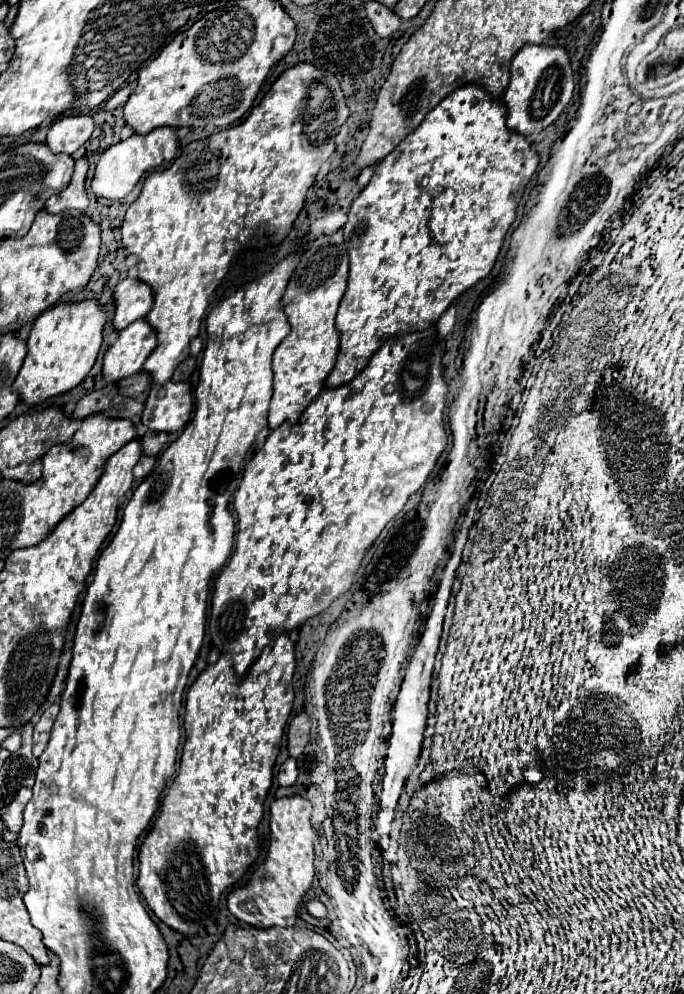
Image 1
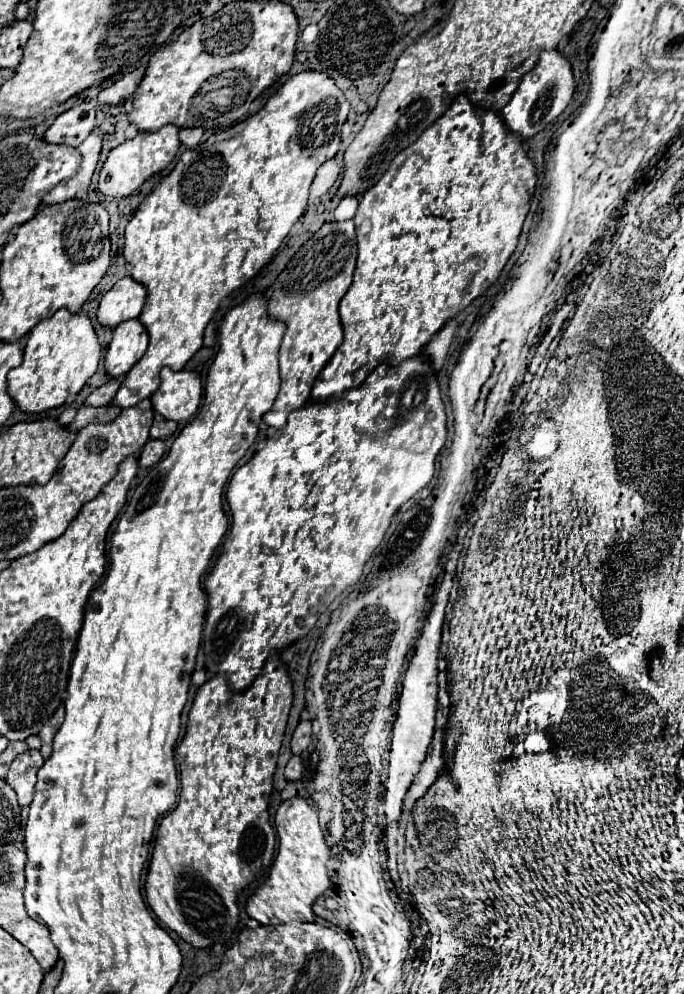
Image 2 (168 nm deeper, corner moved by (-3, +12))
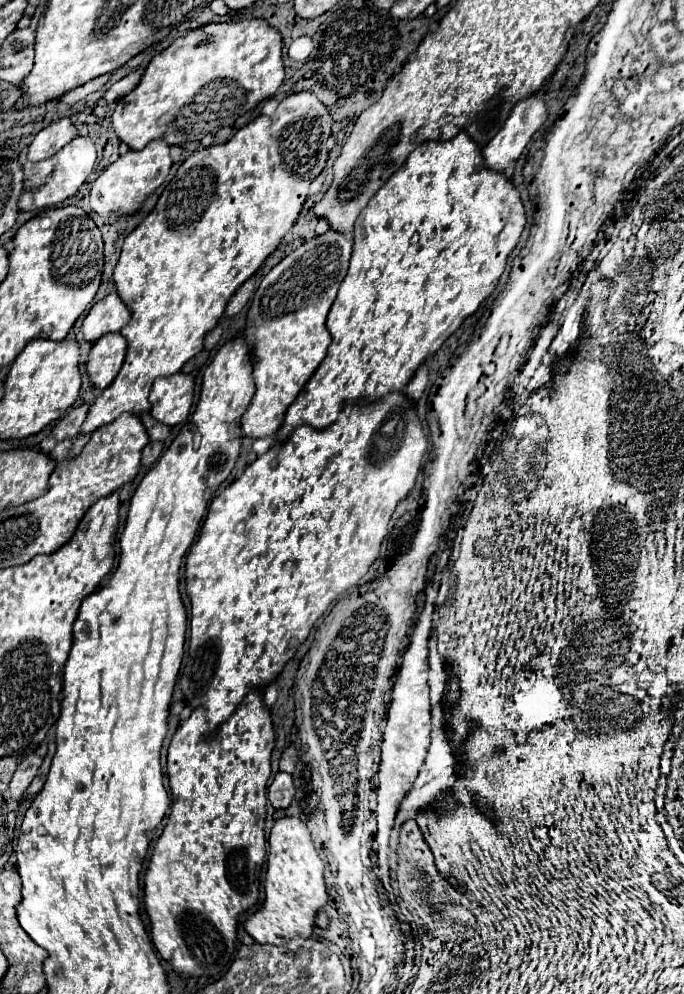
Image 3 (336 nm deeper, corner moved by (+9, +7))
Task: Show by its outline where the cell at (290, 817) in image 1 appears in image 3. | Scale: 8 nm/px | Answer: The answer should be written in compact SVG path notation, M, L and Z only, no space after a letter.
M281 817L269 833L265 901L261 909L245 919L245 931L257 943L281 945L289 937L311 937L315 913L327 903L323 883L323 861L319 859L307 825L297 817Z

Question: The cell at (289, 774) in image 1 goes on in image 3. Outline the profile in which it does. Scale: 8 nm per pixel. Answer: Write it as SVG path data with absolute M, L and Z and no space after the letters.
M277 773L271 787L269 787L269 801L275 809L279 807L287 807L291 803L295 795L295 787L293 787L293 779L289 773Z

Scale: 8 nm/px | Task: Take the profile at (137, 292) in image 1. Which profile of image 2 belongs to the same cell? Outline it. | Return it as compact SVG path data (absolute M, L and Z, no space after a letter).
M131 276L121 278L99 302L99 310L97 310L99 324L107 328L115 328L125 320L139 318L145 298L147 298L147 290L143 284L135 282Z

